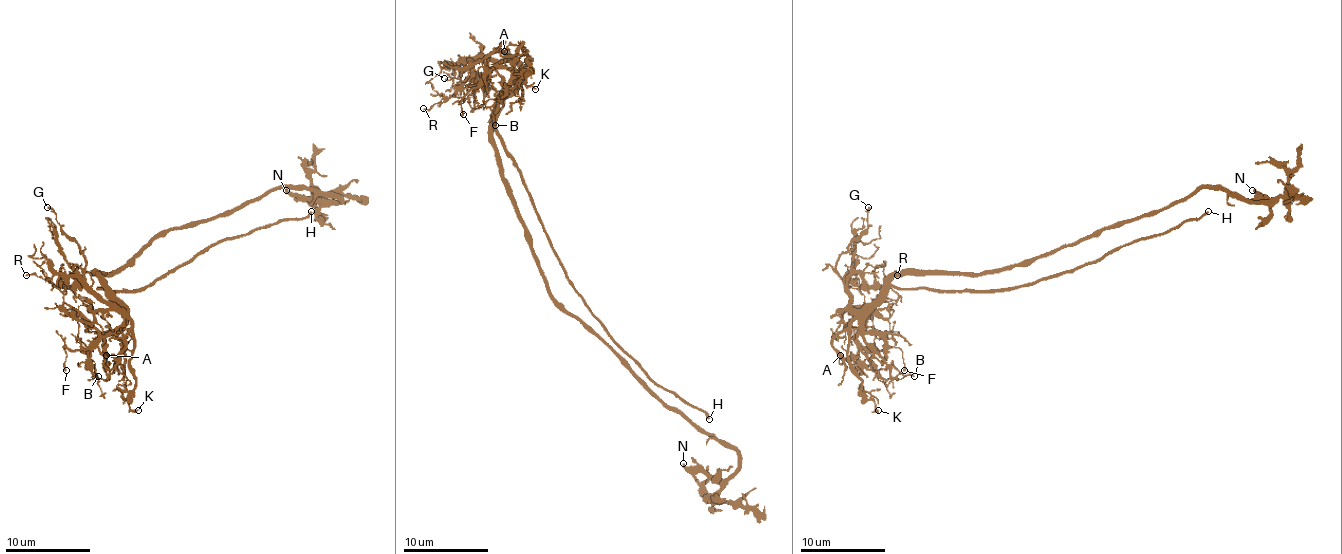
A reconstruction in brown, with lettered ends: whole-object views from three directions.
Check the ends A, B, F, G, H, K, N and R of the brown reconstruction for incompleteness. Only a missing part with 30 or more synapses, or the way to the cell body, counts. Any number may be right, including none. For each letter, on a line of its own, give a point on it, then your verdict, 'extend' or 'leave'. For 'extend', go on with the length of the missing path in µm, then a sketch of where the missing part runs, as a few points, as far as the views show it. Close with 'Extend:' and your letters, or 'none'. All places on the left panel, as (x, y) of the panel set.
A: place (106, 355); leave
B: place (98, 376); leave
F: place (66, 370); leave
G: place (47, 207); leave
H: place (311, 211); extend; missing 60 µm; course (311, 211), (292, 195), (296, 167), (286, 159), (290, 169), (322, 165), (339, 146), (286, 144)
K: place (138, 410); leave
N: place (286, 190); leave
R: place (26, 275); leave
Extend: H

